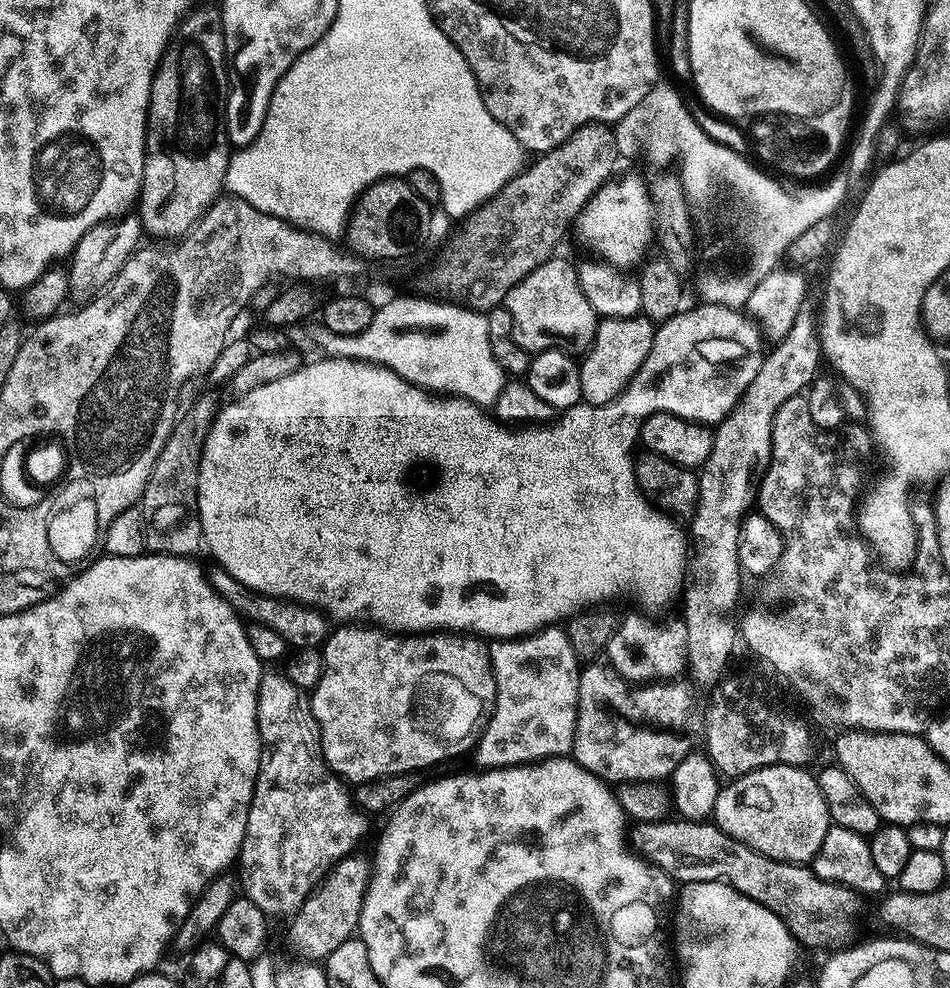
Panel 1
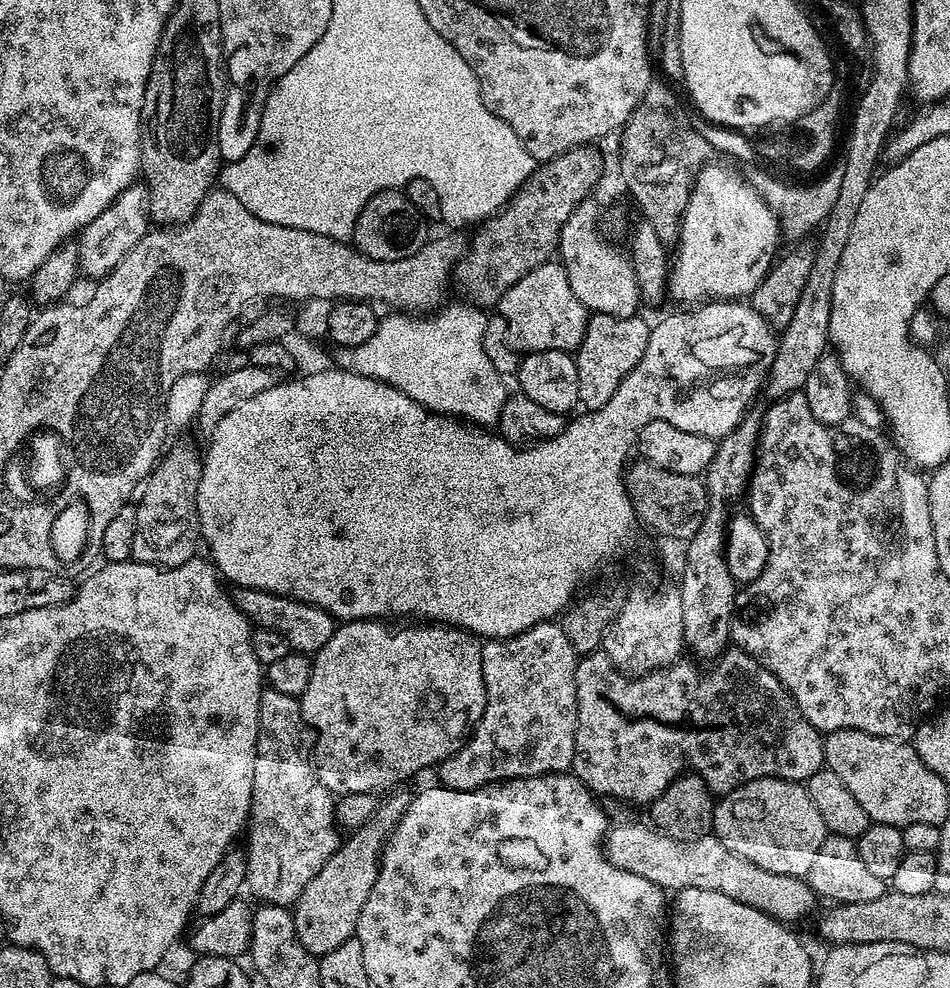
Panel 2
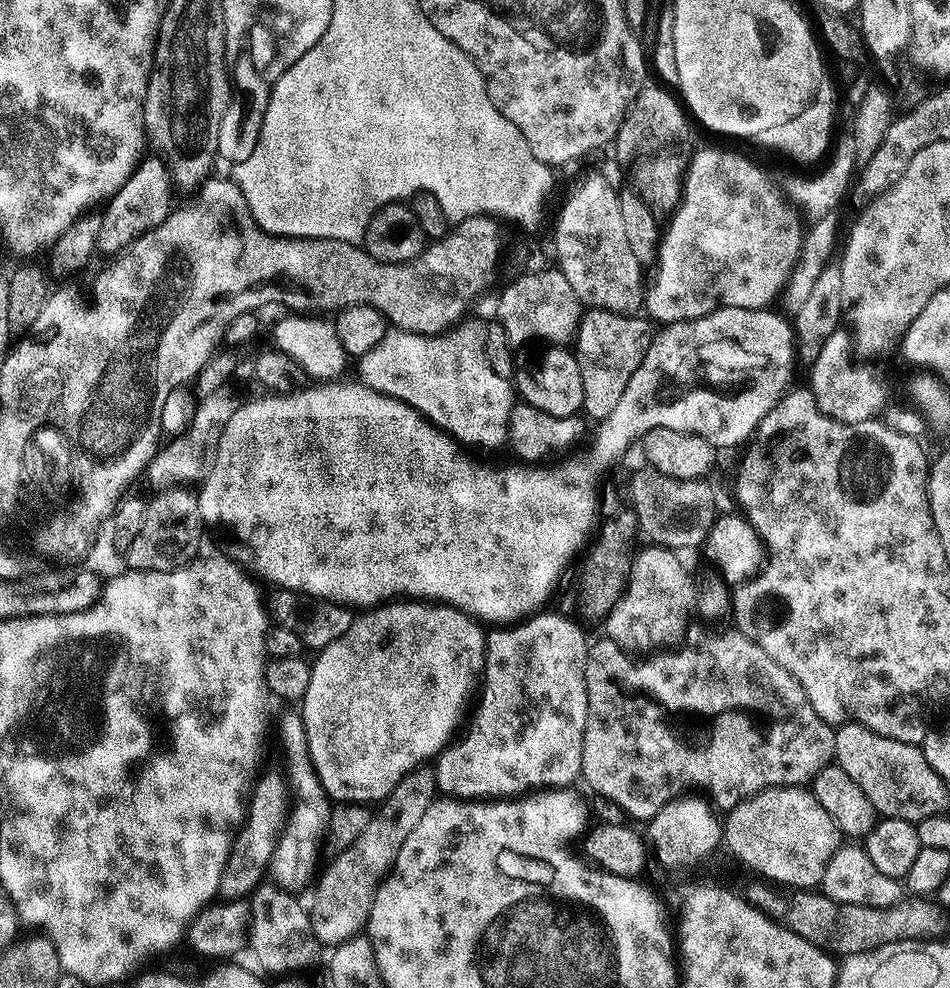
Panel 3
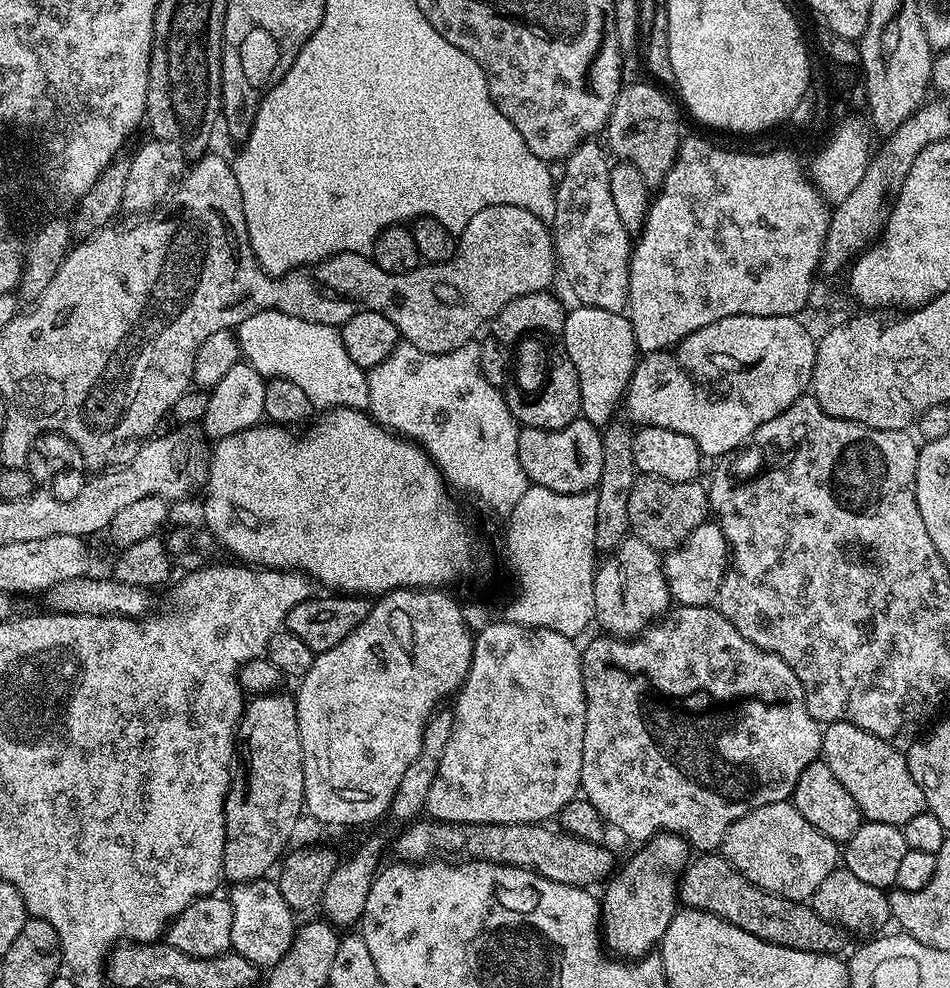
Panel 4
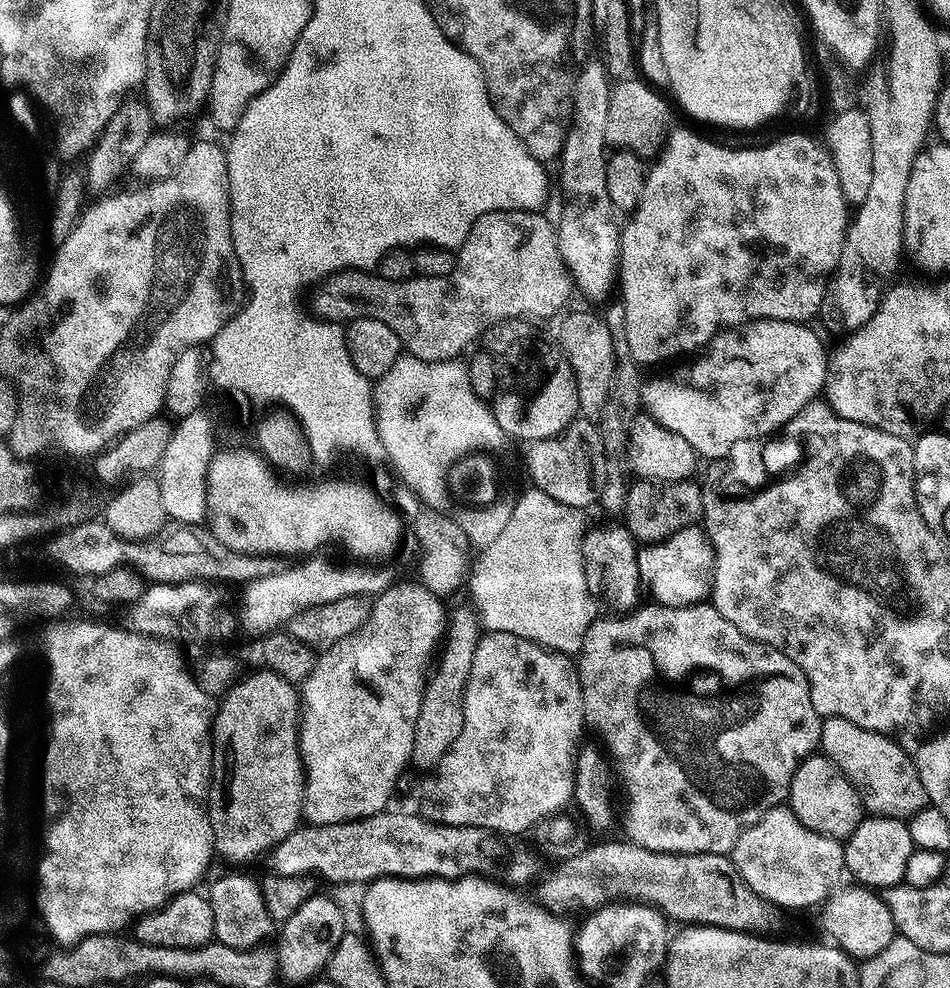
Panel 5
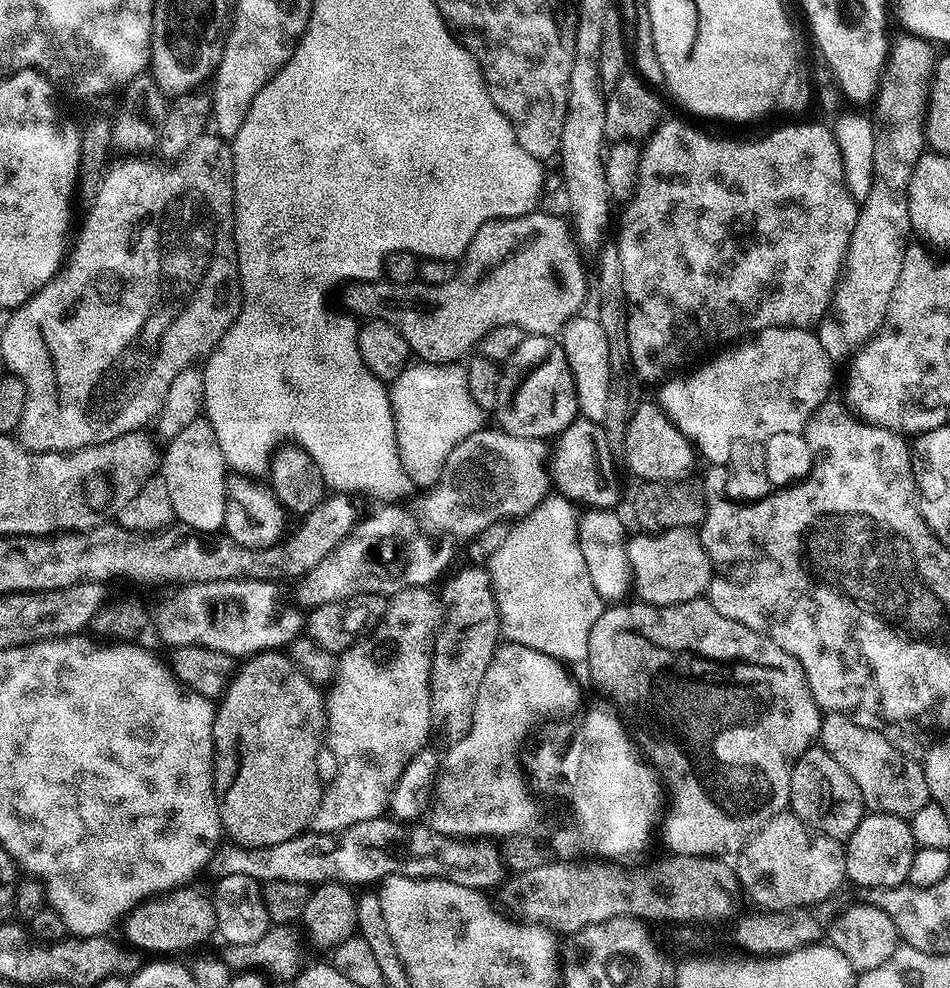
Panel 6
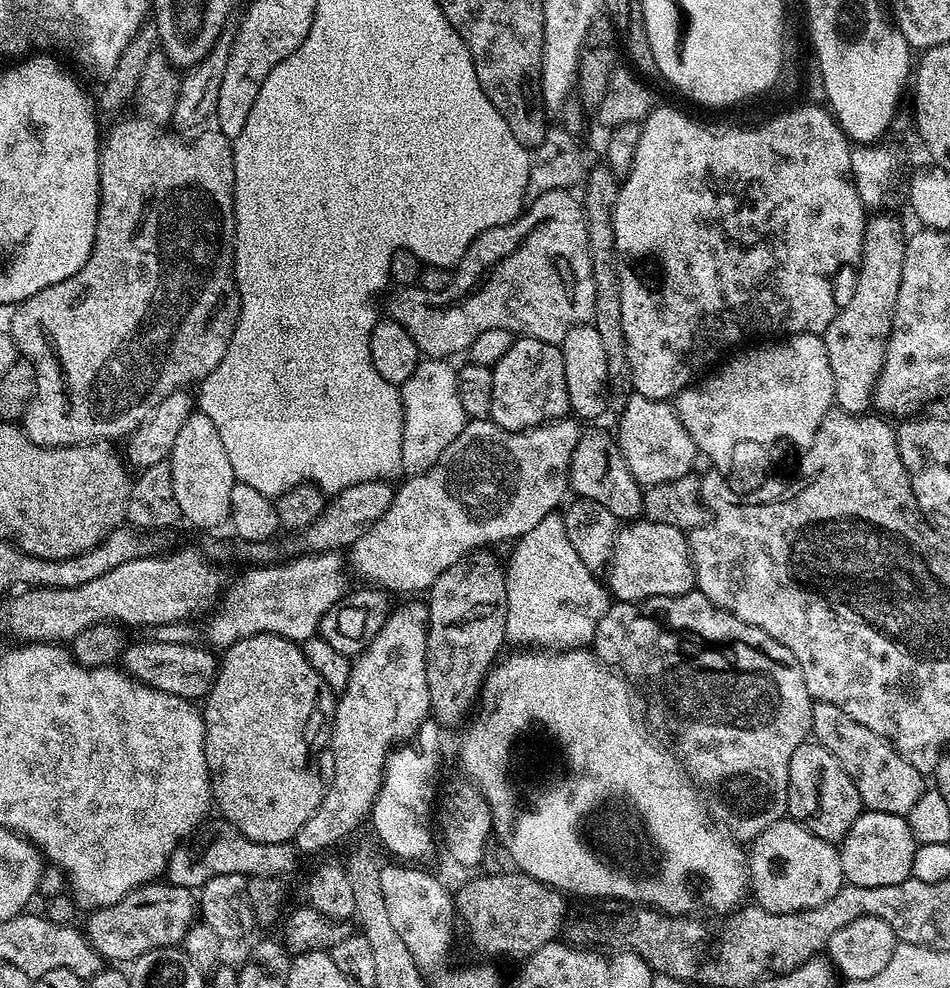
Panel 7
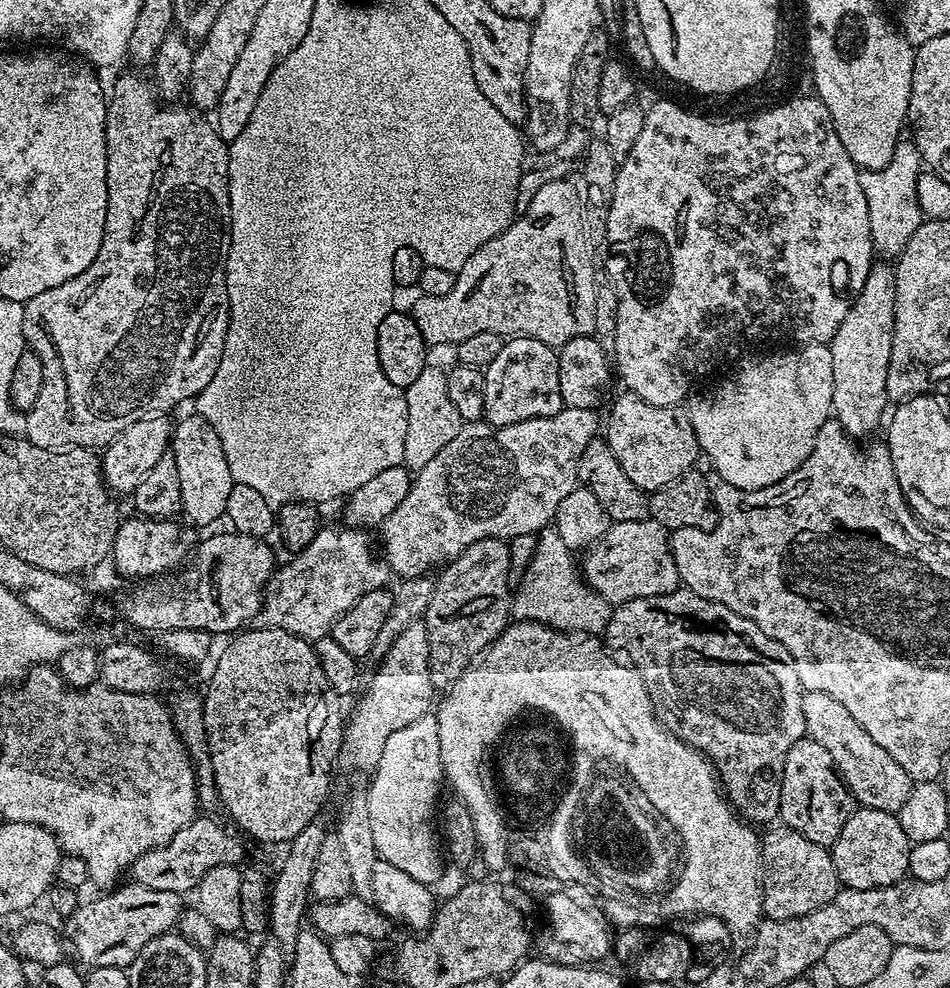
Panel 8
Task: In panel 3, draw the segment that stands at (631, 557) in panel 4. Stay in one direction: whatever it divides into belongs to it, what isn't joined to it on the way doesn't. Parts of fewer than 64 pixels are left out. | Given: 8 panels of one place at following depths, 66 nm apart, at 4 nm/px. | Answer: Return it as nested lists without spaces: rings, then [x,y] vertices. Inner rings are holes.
[[[644,546],[644,549],[637,551],[632,557],[632,565],[628,571],[628,581],[620,591],[620,596],[614,602],[612,609],[602,621],[604,627],[603,635],[618,645],[622,651],[629,654],[644,652],[640,654],[652,654],[665,646],[673,645],[684,626],[684,607],[689,607],[690,600],[684,595],[688,592],[688,578],[680,569],[676,561],[677,553],[670,548],[659,546]]]

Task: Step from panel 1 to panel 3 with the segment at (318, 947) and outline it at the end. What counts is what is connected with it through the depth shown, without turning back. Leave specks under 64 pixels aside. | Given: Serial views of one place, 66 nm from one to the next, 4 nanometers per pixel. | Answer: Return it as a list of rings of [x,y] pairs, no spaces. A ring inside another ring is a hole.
[[[435,767],[415,768],[413,772],[406,774],[406,778],[402,778],[402,782],[398,782],[398,786],[394,786],[394,790],[390,790],[386,799],[371,813],[369,825],[366,826],[362,834],[337,856],[328,860],[329,864],[325,866],[324,873],[320,877],[319,875],[315,877],[314,883],[307,889],[309,892],[302,896],[302,907],[306,913],[306,928],[313,941],[316,939],[320,944],[335,946],[344,944],[353,936],[361,935],[365,931],[376,888],[380,881],[388,875],[388,870],[396,860],[396,854],[406,838],[406,834],[410,830],[414,830],[420,815],[428,809],[433,800],[437,799],[437,796]]]

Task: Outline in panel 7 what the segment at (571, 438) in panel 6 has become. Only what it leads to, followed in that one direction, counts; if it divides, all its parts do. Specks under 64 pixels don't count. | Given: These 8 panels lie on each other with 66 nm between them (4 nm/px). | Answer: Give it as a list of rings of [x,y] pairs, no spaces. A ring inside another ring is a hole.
[[[600,426],[589,427],[592,428],[589,432],[588,429],[581,431],[578,446],[574,446],[572,461],[568,463],[568,483],[571,491],[573,493],[576,491],[575,495],[581,500],[593,500],[598,502],[598,506],[606,506],[606,510],[610,510],[610,514],[614,514],[617,521],[635,521],[644,510],[642,486],[630,474],[630,470],[620,453],[620,448],[616,445],[613,433],[611,431],[603,432],[602,429],[596,427]]]

